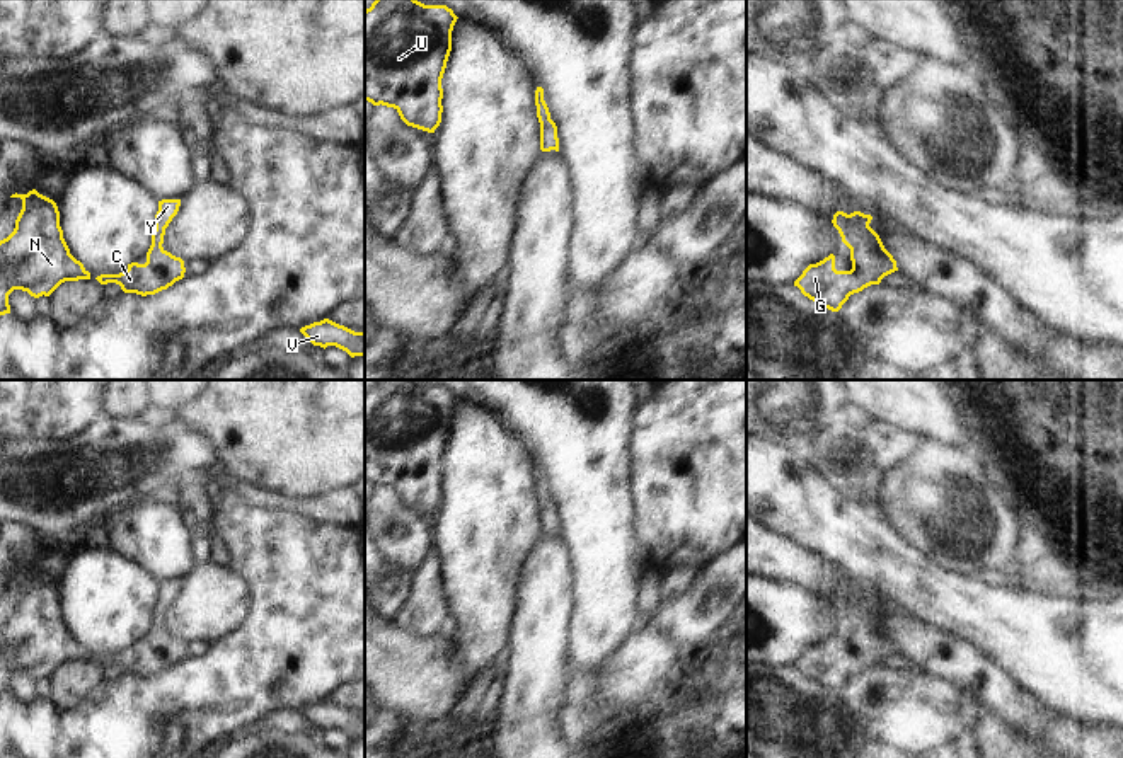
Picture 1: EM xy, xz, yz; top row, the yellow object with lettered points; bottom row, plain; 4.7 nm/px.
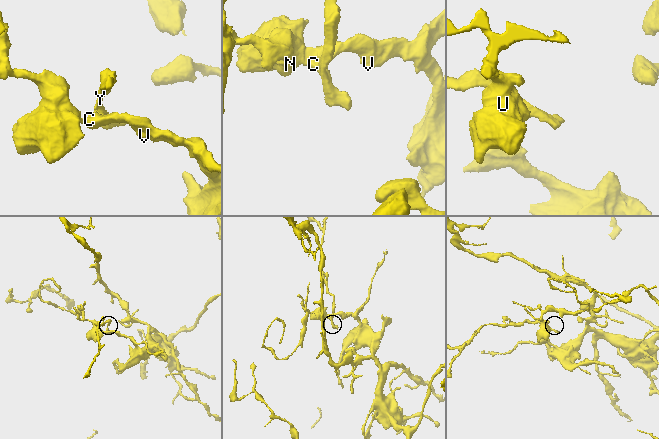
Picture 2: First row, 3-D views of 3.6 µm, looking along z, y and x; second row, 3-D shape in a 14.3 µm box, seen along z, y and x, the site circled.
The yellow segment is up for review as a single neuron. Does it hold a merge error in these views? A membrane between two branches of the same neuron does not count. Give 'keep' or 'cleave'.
keep

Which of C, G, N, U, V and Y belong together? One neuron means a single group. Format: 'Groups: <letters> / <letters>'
Groups: C G N U V Y.

